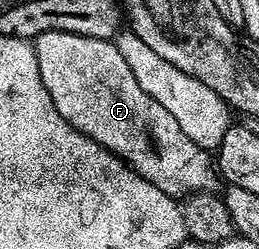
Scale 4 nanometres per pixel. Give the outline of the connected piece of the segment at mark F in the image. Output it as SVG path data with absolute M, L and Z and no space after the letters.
M49 31L34 38L33 44L41 83L45 91L49 91L49 99L53 99L53 107L61 119L65 119L65 123L110 151L165 195L182 199L188 193L206 193L216 188L217 165L212 154L197 147L197 143L193 143L193 139L189 139L189 135L177 127L177 119L173 119L173 115L169 115L169 111L165 111L165 107L153 99L153 95L141 91L141 83L137 83L137 78L129 71L129 63L114 40L98 41L96 37L86 37L80 33Z

